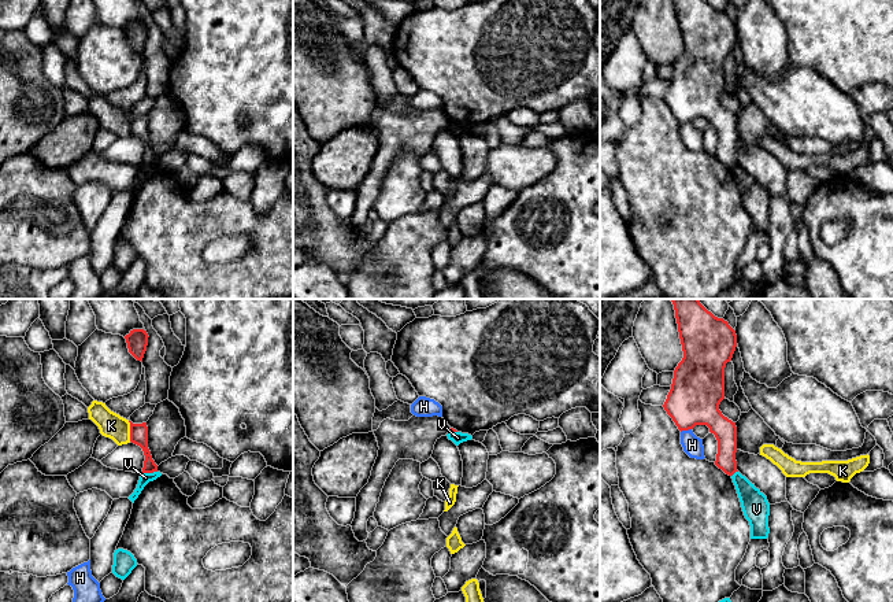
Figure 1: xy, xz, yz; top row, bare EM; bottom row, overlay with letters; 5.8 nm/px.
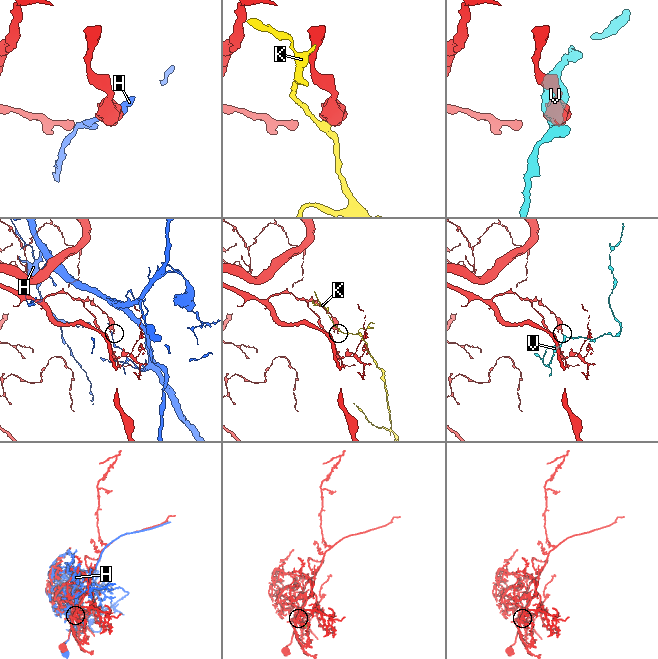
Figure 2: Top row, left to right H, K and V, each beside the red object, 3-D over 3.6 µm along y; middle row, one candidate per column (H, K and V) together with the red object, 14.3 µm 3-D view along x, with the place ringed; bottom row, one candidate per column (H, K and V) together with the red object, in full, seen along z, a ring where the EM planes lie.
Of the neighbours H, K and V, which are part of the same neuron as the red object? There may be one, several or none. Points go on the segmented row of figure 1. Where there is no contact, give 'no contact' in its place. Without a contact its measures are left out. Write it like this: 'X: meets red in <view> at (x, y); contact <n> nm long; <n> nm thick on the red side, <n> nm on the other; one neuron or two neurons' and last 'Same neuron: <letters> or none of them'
H: meets red in yz at (685, 429); contact 70 nm long; 300 nm thick on the red side, 120 nm on the other; two neurons
K: meets red in xy at (130, 431); contact 120 nm long; 110 nm thick on the red side, 150 nm on the other; two neurons
V: meets red in xy at (149, 472); contact 90 nm long; 110 nm thick on the red side, 60 nm on the other; two neurons
Same neuron: none of them

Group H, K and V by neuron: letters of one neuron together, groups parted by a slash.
H / K / V

